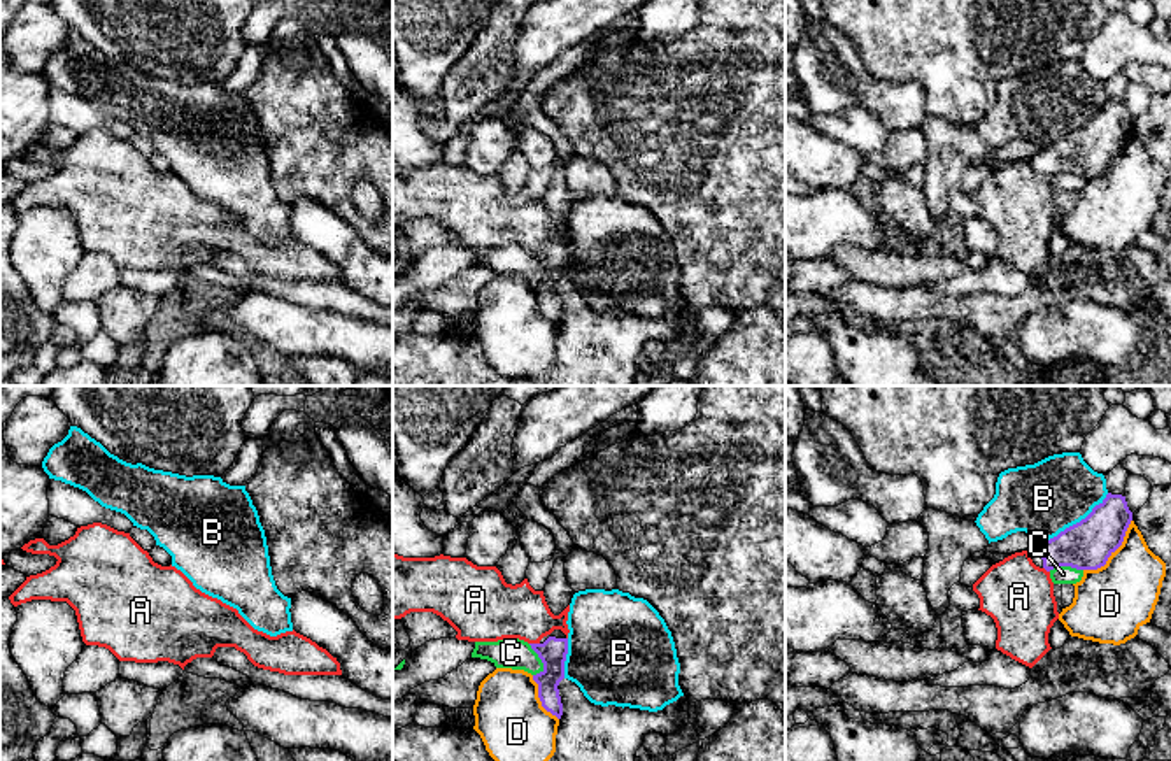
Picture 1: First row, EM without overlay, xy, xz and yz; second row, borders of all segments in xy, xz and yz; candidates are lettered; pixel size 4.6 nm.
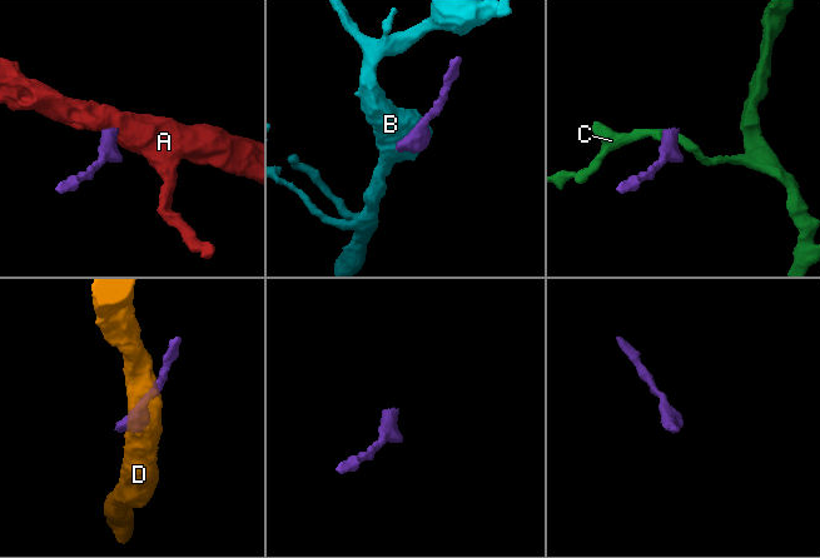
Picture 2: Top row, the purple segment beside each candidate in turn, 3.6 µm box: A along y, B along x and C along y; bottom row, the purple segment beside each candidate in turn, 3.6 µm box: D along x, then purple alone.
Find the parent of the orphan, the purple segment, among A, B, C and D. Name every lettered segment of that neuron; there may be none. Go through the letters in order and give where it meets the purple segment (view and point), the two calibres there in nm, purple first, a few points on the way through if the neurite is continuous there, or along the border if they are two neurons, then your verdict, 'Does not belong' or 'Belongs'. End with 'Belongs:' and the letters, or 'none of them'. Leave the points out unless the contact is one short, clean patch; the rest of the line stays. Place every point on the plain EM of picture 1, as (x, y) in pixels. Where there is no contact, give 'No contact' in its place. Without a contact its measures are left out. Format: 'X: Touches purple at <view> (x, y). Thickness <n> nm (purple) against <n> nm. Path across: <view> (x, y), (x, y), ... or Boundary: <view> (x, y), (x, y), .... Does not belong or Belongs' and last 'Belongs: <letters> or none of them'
A: Touches purple at xz (535, 251). Thickness 130 nm (purple) against 280 nm. Boundary: xz (530, 249), (539, 251). Does not belong
B: Touches purple at yz (1077, 130). Thickness 220 nm (purple) against 340 nm. Does not belong
C: Touches purple at xz (540, 265). Thickness 130 nm (purple) against 140 nm. Boundary: xz (528, 251), (542, 270), (535, 283). Does not belong
D: Touches purple at yz (1114, 158). Thickness 220 nm (purple) against 340 nm. Does not belong
Belongs: none of them

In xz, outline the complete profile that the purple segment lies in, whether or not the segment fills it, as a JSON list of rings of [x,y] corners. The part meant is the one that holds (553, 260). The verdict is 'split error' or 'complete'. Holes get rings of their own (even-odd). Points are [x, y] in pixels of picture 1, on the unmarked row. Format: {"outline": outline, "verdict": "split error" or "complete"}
{"outline": [[[554,237],[538,251],[529,251],[543,270],[543,277],[533,282],[538,291],[538,305],[542,314],[561,326],[563,310],[559,303],[559,289],[564,286],[564,268],[568,261],[568,245],[561,237]]], "verdict": "split error"}

